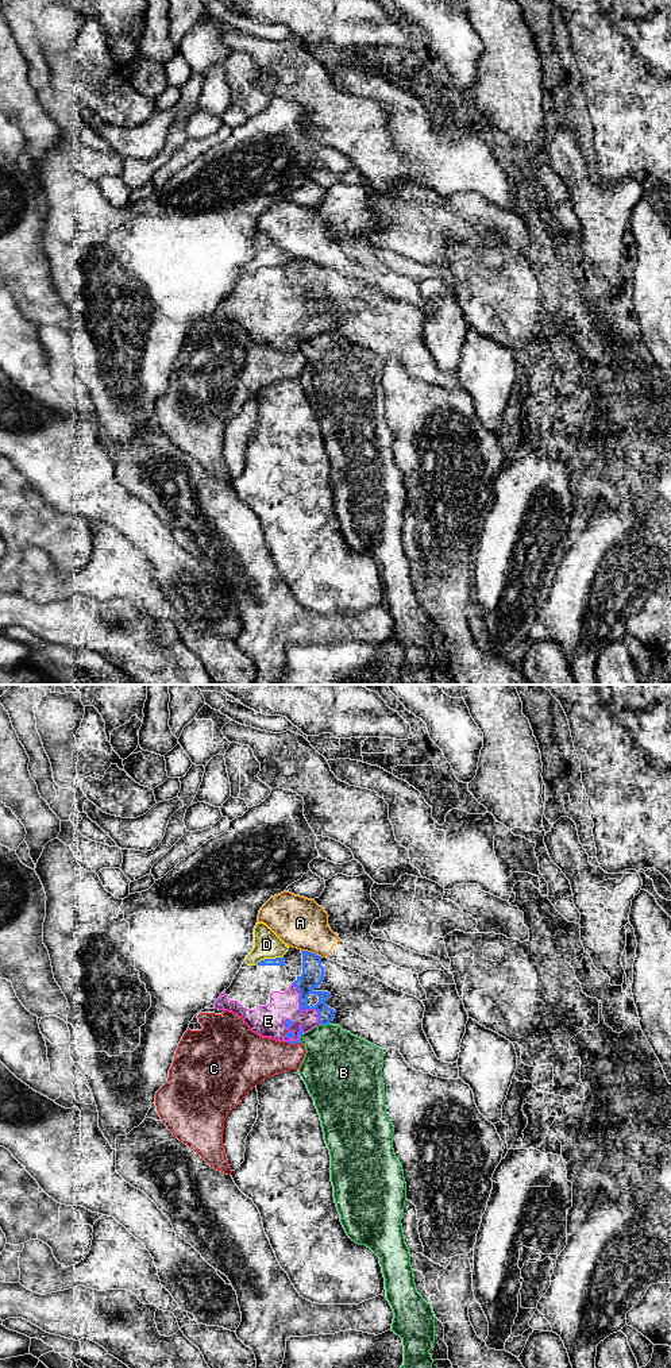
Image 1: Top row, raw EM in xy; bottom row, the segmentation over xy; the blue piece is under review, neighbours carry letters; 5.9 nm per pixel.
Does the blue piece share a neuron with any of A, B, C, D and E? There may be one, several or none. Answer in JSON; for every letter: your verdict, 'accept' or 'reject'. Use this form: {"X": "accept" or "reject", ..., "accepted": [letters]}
{"A": "reject", "B": "reject", "C": "reject", "D": "reject", "E": "accept", "accepted": ["E"]}

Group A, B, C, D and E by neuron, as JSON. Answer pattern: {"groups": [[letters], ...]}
{"groups": [["A"], ["B"], ["C"], ["D"], ["E"]]}

